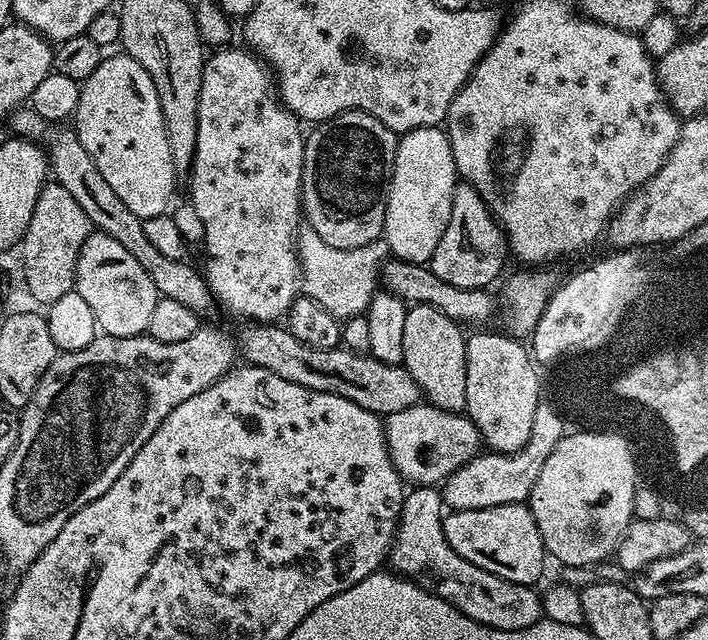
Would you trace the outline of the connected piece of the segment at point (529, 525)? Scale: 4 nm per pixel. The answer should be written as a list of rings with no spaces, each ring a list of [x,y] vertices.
[[[527,503],[490,506],[486,510],[449,511],[444,516],[446,542],[466,562],[506,578],[506,582],[535,585],[544,572],[546,549],[538,522]]]

